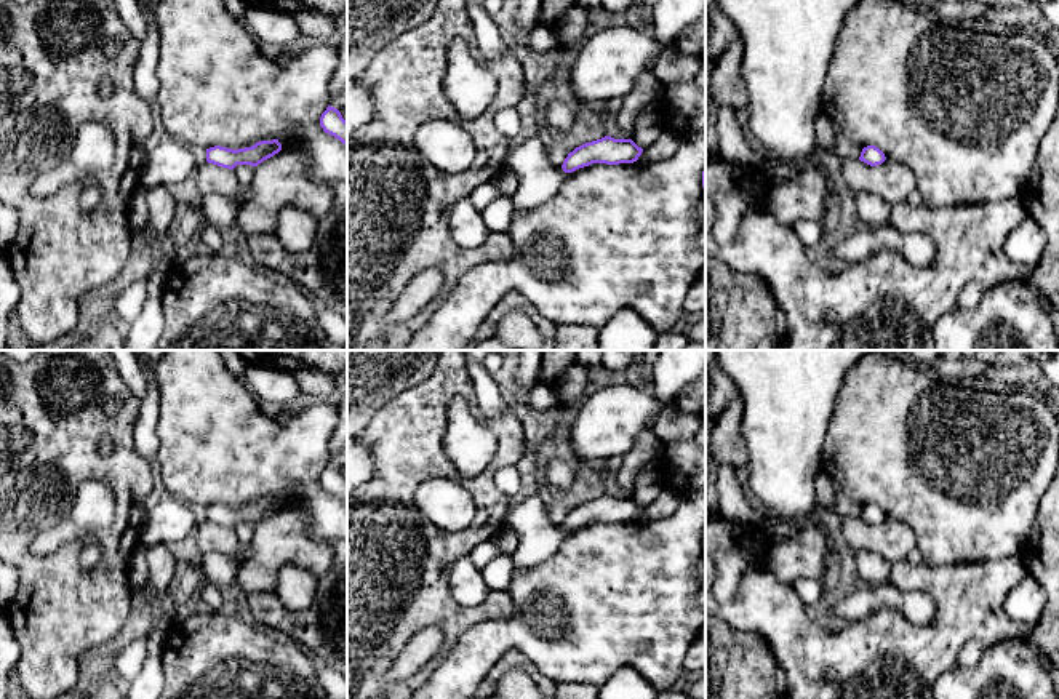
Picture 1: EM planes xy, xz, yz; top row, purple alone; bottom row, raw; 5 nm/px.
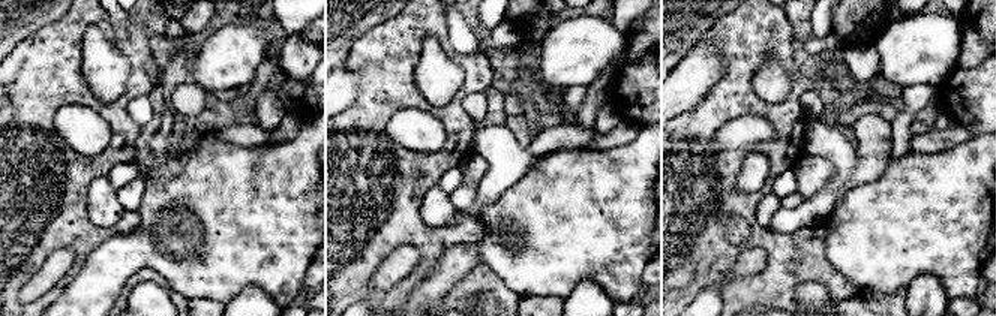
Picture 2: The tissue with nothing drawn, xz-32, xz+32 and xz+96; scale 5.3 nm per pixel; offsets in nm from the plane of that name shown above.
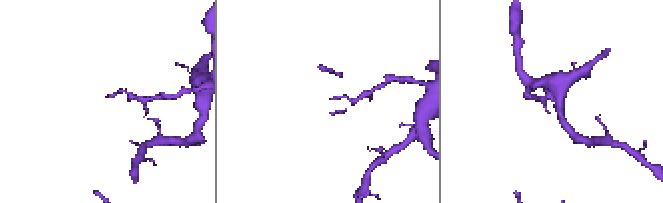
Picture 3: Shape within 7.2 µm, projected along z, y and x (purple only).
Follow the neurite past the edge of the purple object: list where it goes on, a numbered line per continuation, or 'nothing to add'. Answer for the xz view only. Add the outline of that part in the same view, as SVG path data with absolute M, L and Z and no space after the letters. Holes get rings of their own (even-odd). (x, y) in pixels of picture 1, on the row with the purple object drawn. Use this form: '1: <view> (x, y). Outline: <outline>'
1: xz (538, 178). Outline: M539 134L515 147L507 157L507 166L518 178L518 187L510 197L514 214L526 213L553 197L566 174L552 163Z

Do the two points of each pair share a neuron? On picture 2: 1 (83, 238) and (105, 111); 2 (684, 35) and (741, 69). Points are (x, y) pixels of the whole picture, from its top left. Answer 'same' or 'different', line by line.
1: same
2: different

